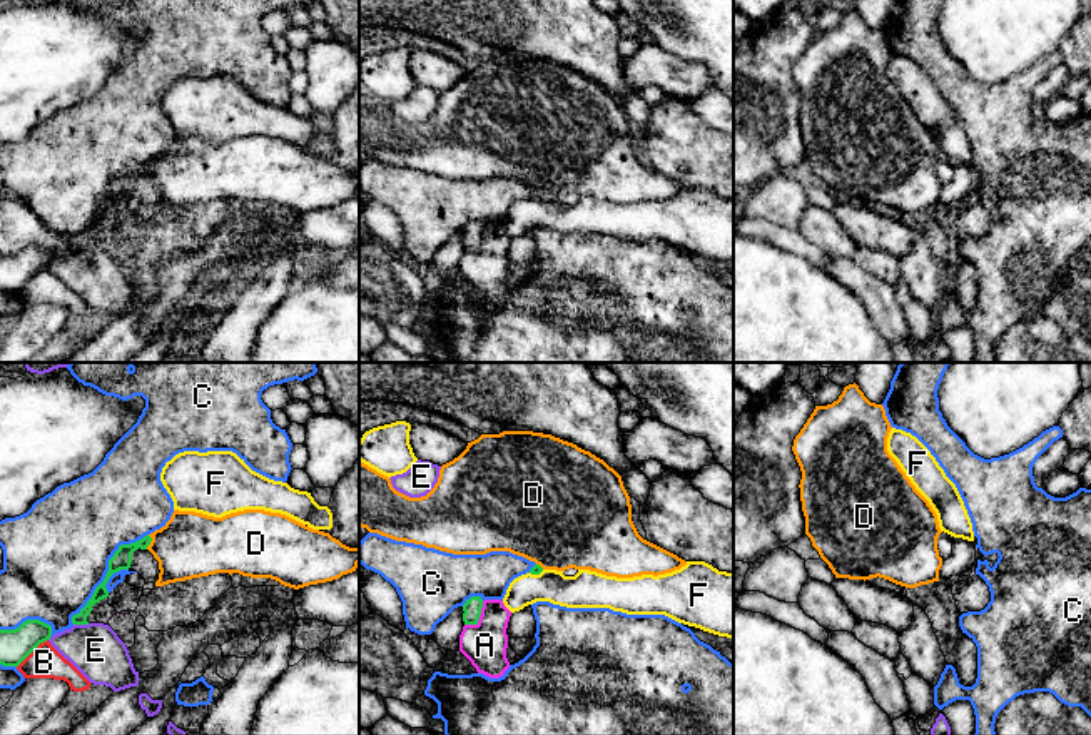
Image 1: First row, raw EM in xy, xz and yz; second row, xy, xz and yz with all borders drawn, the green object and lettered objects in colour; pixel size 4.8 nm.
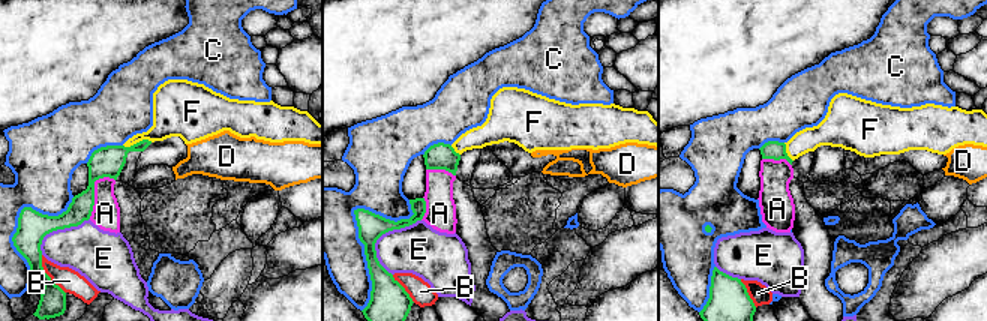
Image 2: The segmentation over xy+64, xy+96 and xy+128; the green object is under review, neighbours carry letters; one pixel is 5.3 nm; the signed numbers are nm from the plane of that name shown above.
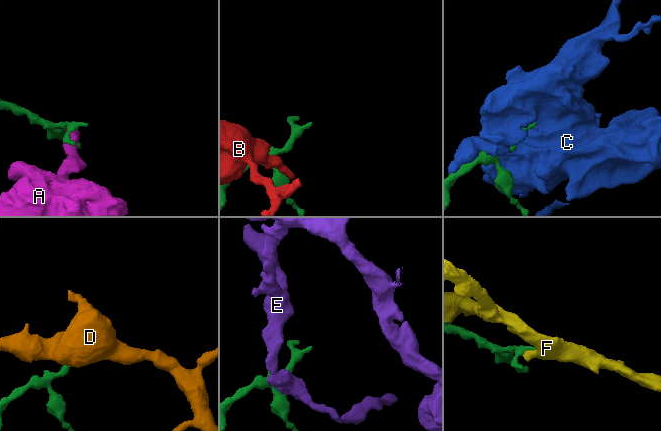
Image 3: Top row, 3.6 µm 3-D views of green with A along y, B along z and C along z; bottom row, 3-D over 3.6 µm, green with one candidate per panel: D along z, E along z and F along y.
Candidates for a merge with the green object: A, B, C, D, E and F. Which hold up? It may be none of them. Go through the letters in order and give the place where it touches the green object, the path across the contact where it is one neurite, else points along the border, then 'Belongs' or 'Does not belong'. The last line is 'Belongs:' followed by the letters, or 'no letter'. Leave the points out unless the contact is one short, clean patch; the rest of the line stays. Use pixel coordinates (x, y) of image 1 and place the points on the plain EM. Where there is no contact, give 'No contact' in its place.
A: Touches green at xz (478, 244). Does not belong
B: Touches green at xy (32, 276). Does not belong
C: Touches green at xy (107, 197). Does not belong
D: Touches green at xy (151, 166). Boundary: xy (149, 161), (151, 167), (146, 174). Does not belong
E: Touches green at xy (81, 249). Boundary: xy (89, 249), (74, 251). Does not belong
F: Touches green at xz (537, 199). Does not belong
Belongs: no letter

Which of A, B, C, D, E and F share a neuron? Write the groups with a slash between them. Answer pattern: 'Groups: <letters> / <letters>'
Groups: A / B / C / D / E / F

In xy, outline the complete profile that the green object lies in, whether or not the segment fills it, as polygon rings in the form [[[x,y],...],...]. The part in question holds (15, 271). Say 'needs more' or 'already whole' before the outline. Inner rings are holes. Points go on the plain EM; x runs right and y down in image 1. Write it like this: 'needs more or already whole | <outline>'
already whole | [[[27,246],[15,256],[0,256],[0,291],[18,292],[50,262],[52,252],[40,246]]]

